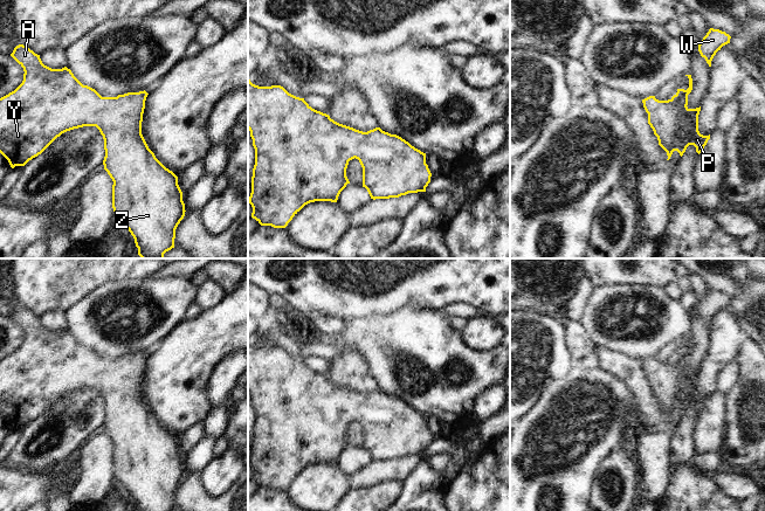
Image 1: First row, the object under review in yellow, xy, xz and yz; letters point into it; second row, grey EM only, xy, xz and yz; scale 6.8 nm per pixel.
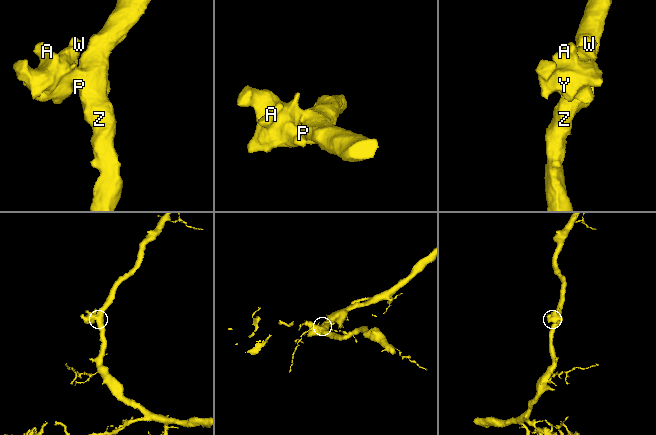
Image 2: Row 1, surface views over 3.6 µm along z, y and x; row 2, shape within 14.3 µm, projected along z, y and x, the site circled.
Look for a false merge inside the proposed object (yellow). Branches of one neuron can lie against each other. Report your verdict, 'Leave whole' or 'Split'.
Leave whole.

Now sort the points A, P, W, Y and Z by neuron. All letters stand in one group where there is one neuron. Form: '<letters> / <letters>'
A P W Y Z

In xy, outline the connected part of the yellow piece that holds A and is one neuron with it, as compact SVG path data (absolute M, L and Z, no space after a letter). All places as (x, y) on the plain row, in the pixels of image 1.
M23 306L16 308L11 318L25 333L22 345L14 353L0 360L0 415L8 422L11 429L25 428L67 393L96 388L104 401L104 431L113 443L112 470L115 478L129 491L138 511L174 510L175 491L186 472L178 439L156 420L142 396L143 375L149 355L144 352L117 359L102 359L95 351L83 347L67 329L51 331L44 327L40 317Z

